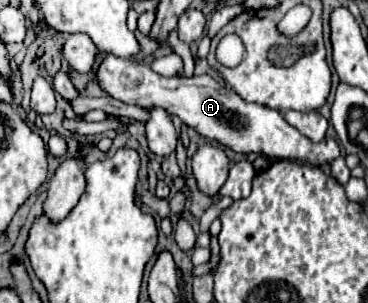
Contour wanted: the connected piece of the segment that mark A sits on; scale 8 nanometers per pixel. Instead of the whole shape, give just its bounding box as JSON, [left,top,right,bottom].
[94,55,340,167]

